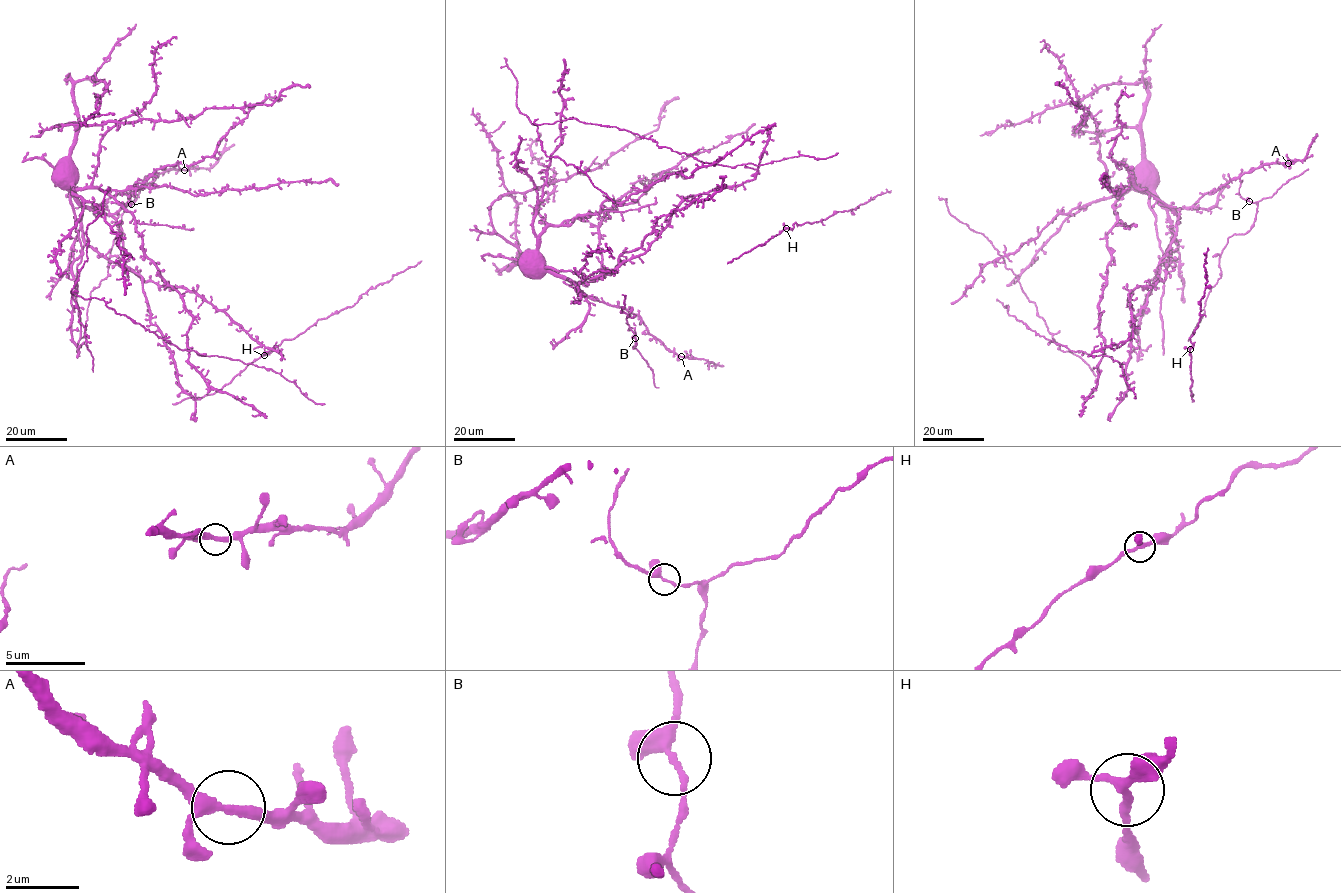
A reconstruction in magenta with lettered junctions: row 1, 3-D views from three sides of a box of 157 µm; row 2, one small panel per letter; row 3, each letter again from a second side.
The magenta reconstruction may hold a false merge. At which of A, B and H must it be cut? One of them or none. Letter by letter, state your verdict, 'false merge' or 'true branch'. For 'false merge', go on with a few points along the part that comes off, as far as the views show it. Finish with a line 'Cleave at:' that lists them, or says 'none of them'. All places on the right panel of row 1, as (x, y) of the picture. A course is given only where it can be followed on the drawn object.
A: true branch
B: true branch
H: true branch
Cleave at: none of them

